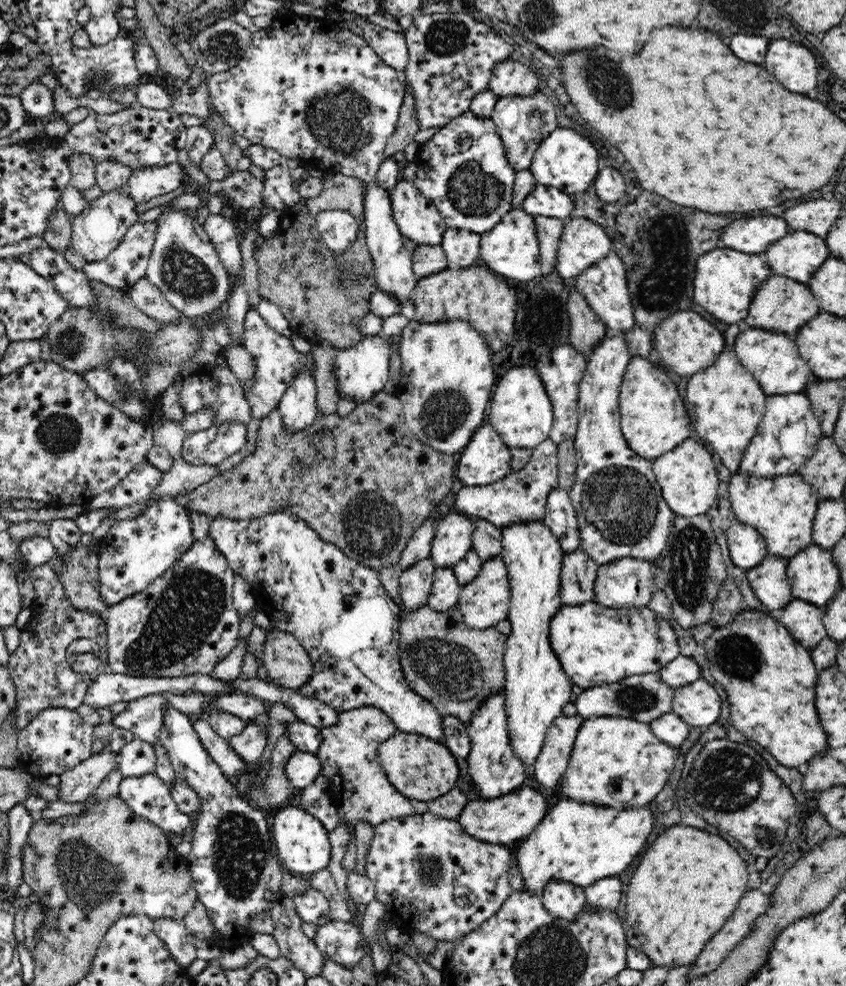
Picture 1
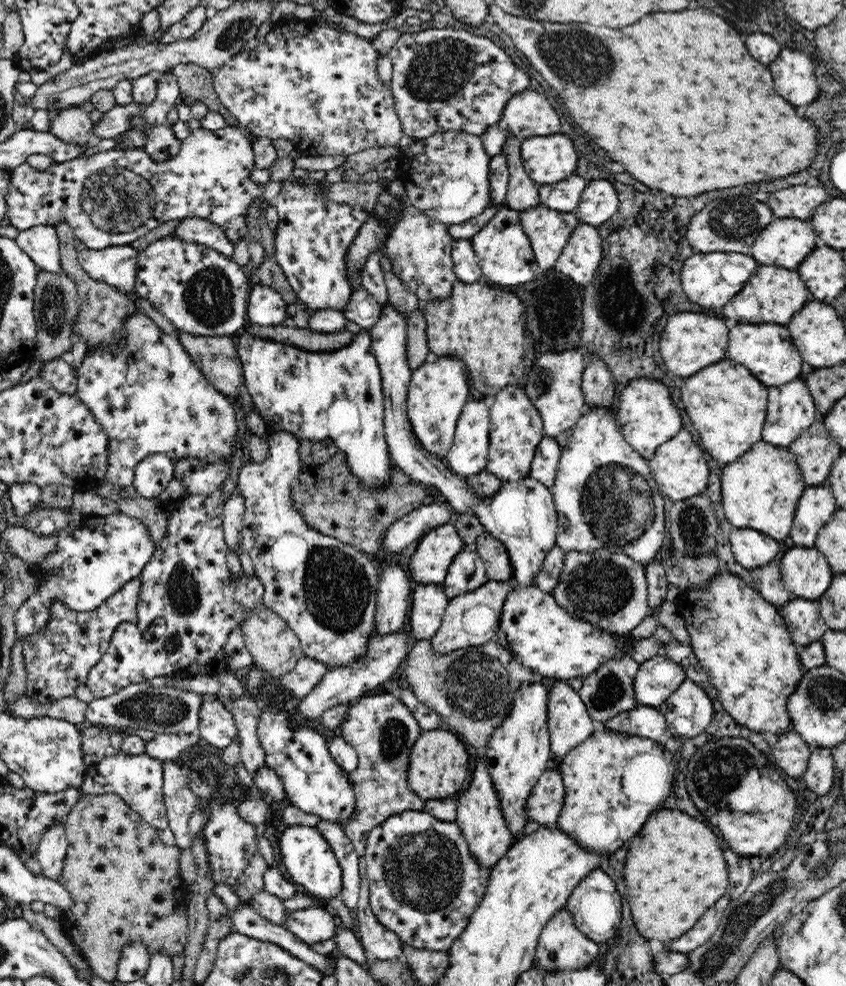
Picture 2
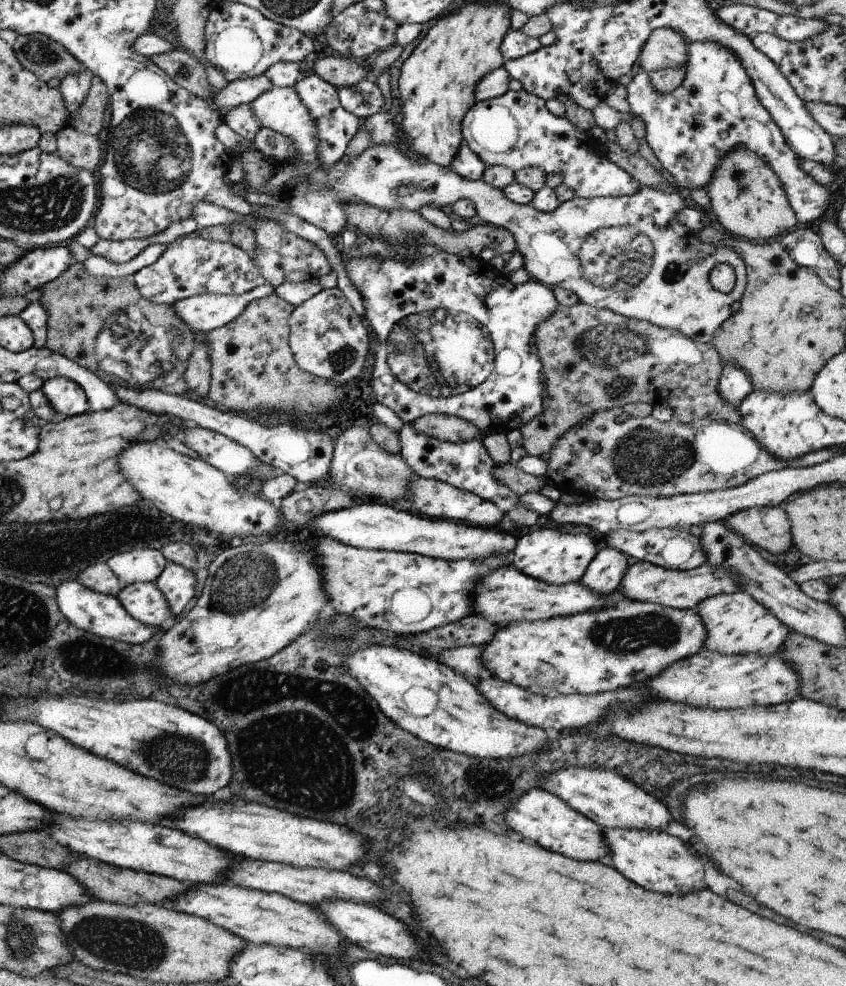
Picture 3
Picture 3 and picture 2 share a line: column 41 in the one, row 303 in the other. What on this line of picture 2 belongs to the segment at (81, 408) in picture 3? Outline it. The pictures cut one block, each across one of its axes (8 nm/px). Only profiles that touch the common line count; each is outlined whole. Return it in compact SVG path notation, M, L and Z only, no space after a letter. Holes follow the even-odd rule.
M389 300L381 306L380 316L372 328L367 329L371 345L381 370L384 391L385 439L389 456L414 483L434 486L442 493L447 503L456 513L476 517L508 552L511 566L511 580L516 586L536 586L536 576L540 574L550 550L557 546L557 511L551 490L540 485L530 476L520 480L505 482L492 497L479 496L466 478L454 473L446 461L429 453L413 433L407 415L407 390L412 376L406 354L407 329L410 316L396 309Z

